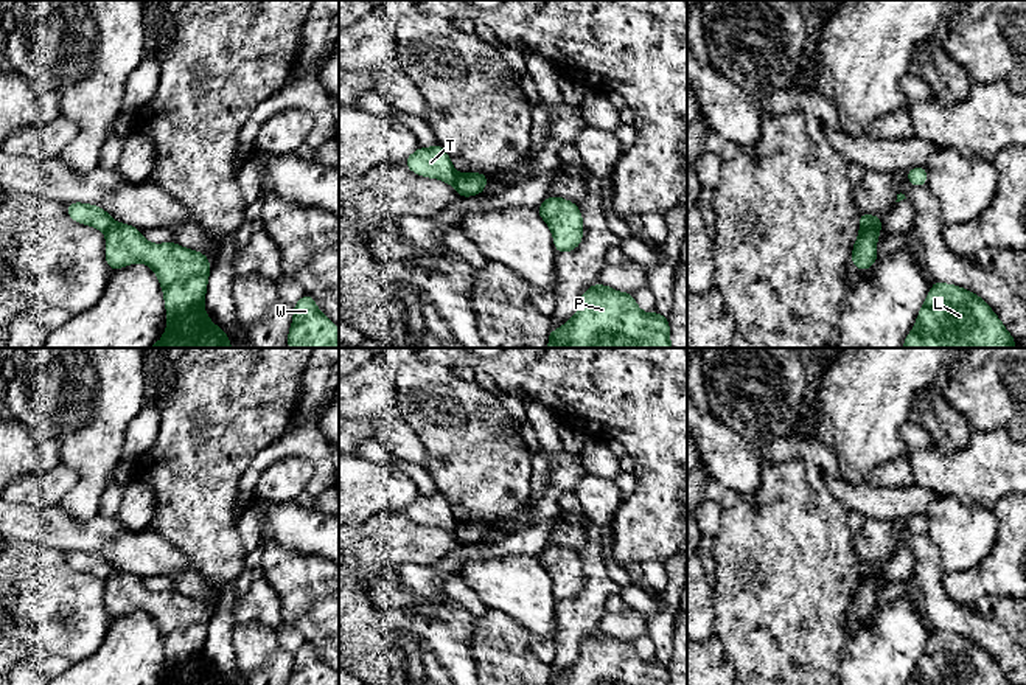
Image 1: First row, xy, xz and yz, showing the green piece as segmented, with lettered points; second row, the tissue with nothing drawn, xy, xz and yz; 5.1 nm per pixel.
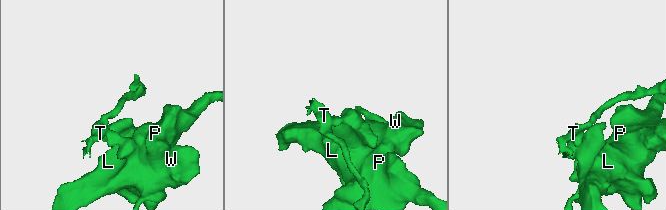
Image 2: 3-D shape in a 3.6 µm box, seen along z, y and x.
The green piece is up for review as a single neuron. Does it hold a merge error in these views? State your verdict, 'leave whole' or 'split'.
split

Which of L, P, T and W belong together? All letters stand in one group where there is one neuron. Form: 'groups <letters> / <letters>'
groups L P W / T

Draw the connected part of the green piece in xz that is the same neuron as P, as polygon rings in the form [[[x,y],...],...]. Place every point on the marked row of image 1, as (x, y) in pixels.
[[[595,283],[583,292],[577,314],[549,332],[547,348],[673,346],[667,317],[645,314],[633,294]]]

